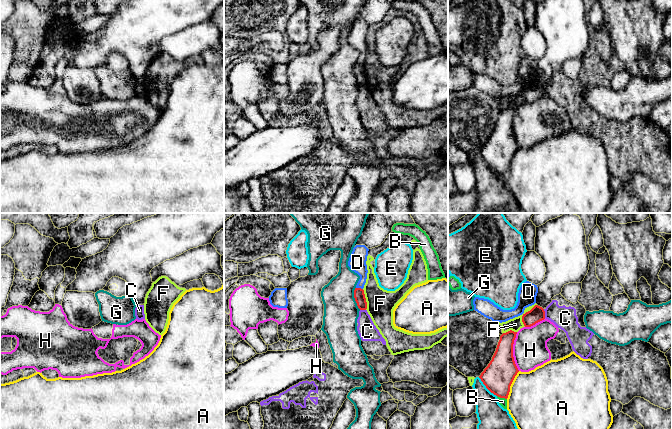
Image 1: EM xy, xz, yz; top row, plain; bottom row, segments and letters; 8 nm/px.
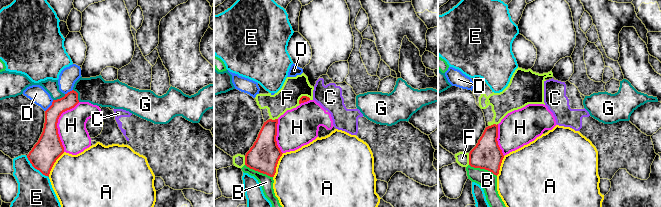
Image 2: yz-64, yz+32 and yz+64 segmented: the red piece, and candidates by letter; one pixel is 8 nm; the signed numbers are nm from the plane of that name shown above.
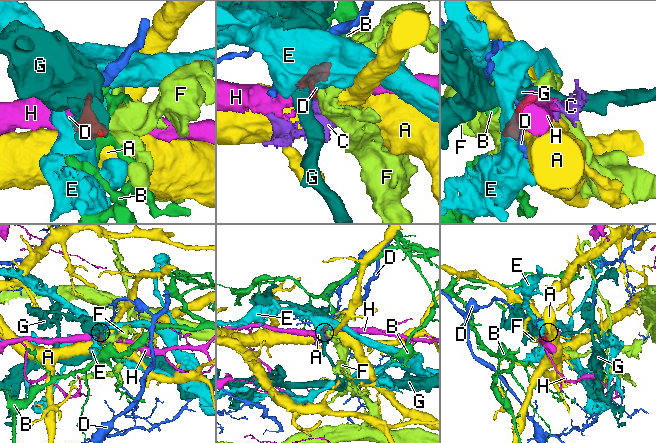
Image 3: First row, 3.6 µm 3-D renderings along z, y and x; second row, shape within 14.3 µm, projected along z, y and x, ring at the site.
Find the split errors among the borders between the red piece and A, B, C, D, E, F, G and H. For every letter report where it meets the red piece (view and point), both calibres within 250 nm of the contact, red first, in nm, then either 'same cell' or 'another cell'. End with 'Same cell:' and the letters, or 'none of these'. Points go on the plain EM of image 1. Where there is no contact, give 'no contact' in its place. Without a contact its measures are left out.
A: yz (510, 161) | 240/480 nm | another cell
B: yz (502, 173) | 240/60 nm | another cell
C: yz (544, 89) | 120/190 nm | another cell
D: xz (359, 64) | 90/140 nm | another cell
E: yz (486, 163) | 240/240 nm | another cell
F: yz (524, 90) | 120/110 nm | another cell
G: xz (354, 73) | 90/280 nm | another cell
H: yz (512, 127) | 240/280 nm | another cell
Same cell: none of these

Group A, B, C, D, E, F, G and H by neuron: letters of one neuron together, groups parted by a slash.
A / B / C / D / E / F / G / H

